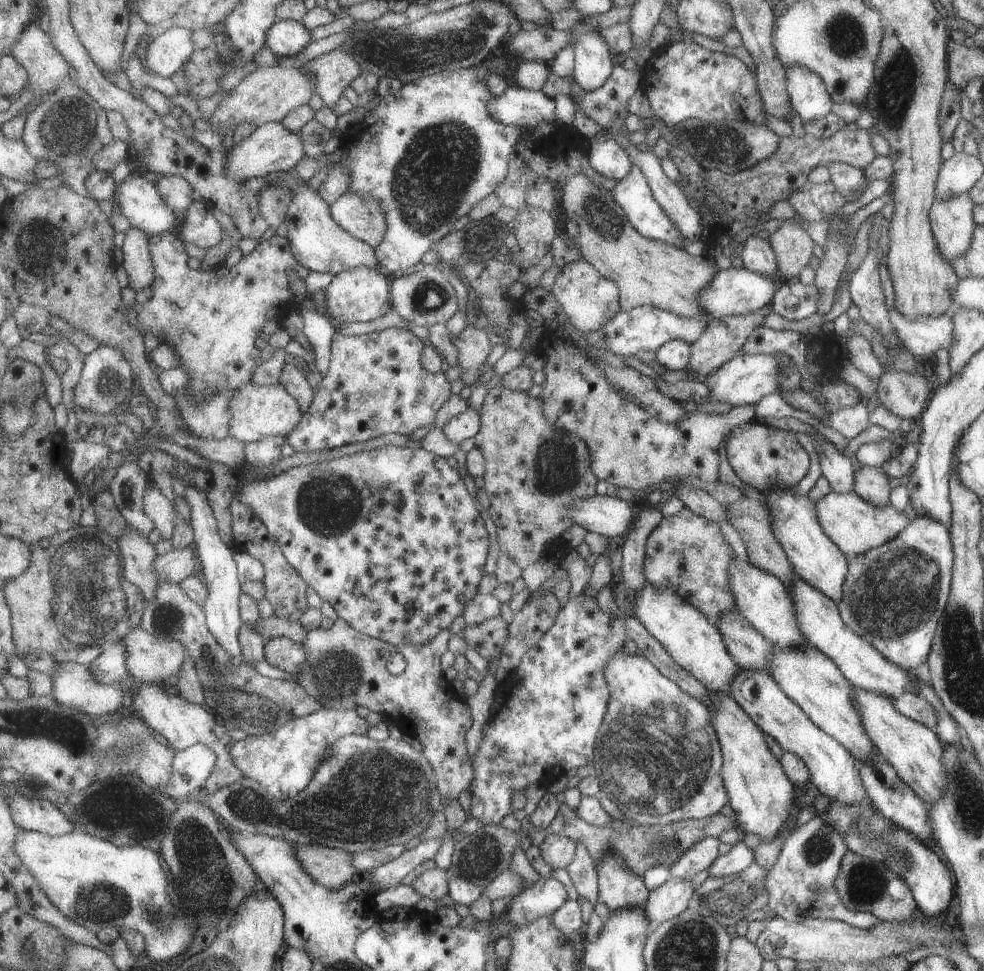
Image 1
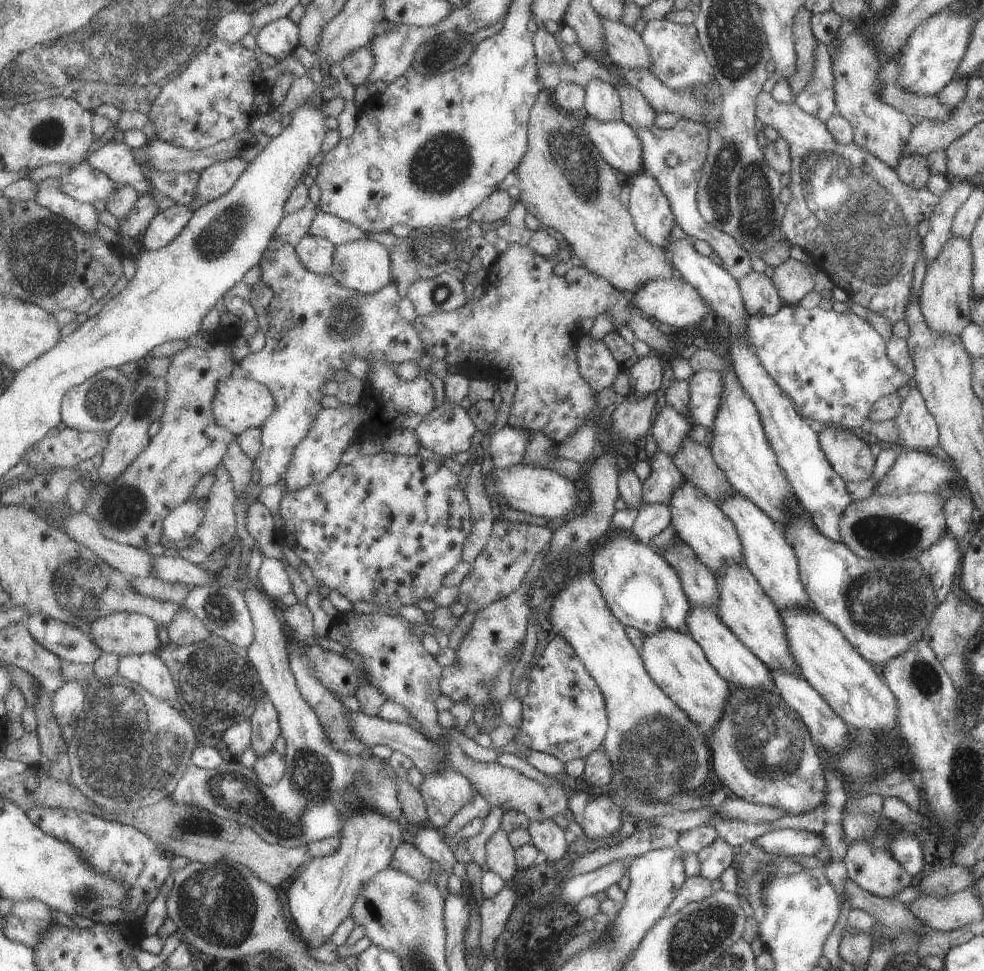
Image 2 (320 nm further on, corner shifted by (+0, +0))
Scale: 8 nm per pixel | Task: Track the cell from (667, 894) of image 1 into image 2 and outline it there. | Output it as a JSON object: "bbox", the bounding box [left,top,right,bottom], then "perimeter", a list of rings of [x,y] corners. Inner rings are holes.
{"bbox":[697,837,735,881],"perimeter":[[[718,837],[697,855],[700,862],[698,877],[714,881],[733,864],[735,848],[732,848],[724,838]]]}

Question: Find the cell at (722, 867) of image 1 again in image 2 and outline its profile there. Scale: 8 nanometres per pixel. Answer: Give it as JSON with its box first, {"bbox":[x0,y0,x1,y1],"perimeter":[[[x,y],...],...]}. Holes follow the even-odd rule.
{"bbox":[754,830,824,856],"perimeter":[[[775,830],[766,832],[754,842],[768,854],[776,856],[813,856],[820,850],[824,840],[815,832],[806,830]]]}

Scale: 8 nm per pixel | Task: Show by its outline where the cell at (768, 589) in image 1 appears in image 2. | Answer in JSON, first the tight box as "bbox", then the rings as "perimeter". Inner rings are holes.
{"bbox":[668,481,745,576],"perimeter":[[[685,481],[682,486],[676,488],[668,506],[671,511],[671,526],[677,528],[683,543],[714,576],[718,576],[730,564],[745,564],[745,546],[736,524],[704,491]]]}

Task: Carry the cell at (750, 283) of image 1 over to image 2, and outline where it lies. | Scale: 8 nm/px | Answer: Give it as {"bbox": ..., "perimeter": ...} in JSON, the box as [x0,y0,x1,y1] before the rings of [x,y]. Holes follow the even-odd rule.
{"bbox":[632,275,713,328],"perimeter":[[[679,275],[666,280],[646,282],[646,286],[642,286],[642,290],[638,290],[636,294],[632,295],[632,299],[636,310],[639,310],[643,316],[652,322],[668,324],[668,326],[676,328],[690,328],[691,325],[700,323],[704,320],[705,314],[713,308],[697,287],[689,284]]]}

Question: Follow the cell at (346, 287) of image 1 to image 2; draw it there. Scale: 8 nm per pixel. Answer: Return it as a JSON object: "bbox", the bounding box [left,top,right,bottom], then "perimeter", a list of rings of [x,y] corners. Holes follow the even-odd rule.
{"bbox":[332,239,396,294],"perimeter":[[[370,239],[338,245],[332,275],[346,288],[362,292],[362,294],[376,294],[396,282],[393,270],[391,251],[384,244]]]}

